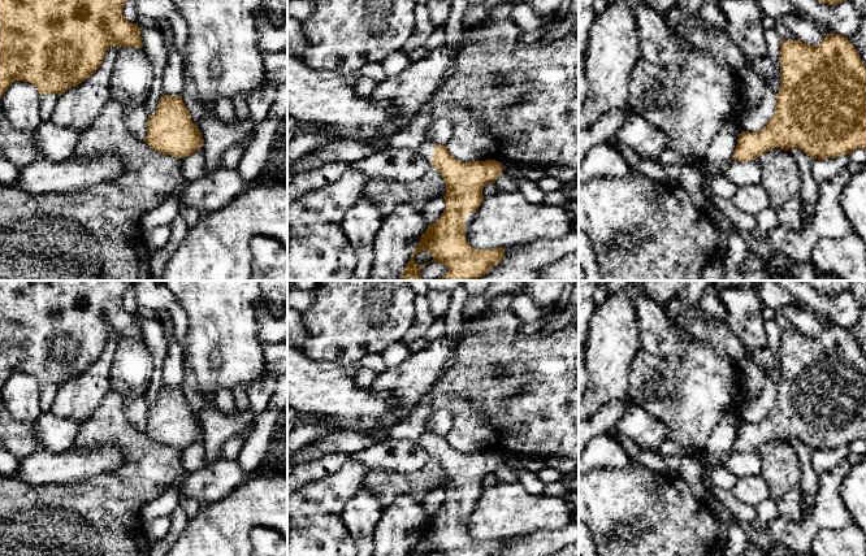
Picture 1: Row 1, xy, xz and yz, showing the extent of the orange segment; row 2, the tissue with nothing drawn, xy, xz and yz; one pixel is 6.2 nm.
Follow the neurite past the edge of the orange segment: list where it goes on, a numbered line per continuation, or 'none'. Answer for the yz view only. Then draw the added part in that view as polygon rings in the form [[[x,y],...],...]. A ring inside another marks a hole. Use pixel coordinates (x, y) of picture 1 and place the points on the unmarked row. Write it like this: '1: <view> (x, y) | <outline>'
none

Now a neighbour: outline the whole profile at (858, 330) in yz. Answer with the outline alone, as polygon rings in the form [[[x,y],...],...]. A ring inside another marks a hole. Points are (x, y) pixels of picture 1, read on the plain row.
[[[866,307],[861,308],[858,321],[848,329],[866,356]]]

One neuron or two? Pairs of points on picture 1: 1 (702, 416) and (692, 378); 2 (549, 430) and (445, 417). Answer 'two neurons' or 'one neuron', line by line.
1: one neuron
2: two neurons

